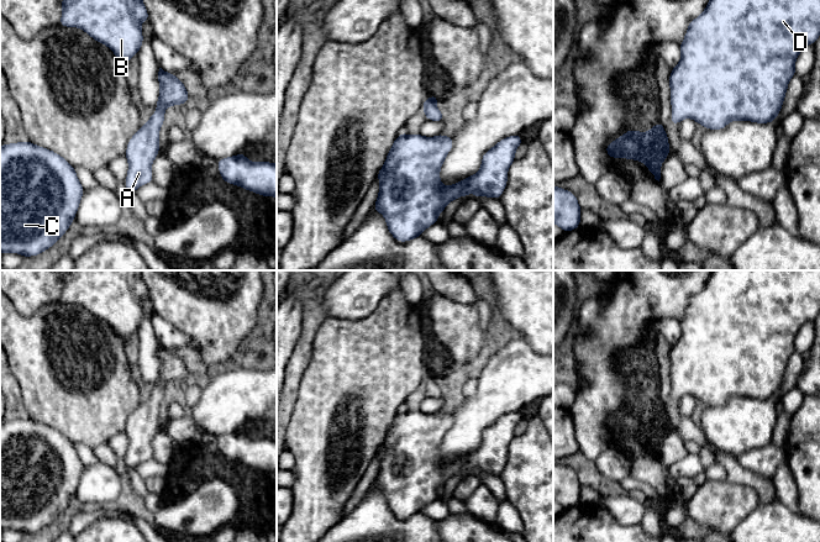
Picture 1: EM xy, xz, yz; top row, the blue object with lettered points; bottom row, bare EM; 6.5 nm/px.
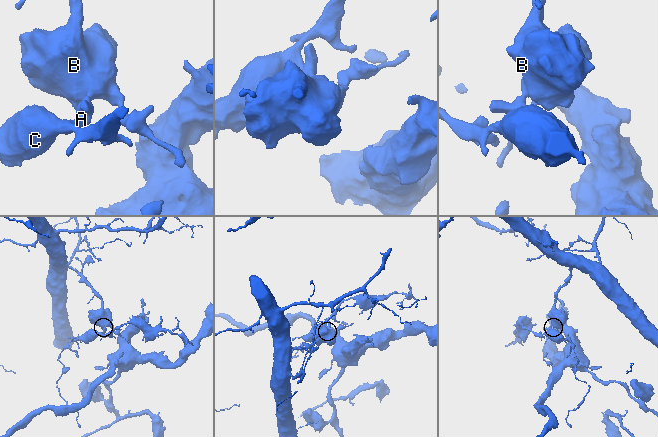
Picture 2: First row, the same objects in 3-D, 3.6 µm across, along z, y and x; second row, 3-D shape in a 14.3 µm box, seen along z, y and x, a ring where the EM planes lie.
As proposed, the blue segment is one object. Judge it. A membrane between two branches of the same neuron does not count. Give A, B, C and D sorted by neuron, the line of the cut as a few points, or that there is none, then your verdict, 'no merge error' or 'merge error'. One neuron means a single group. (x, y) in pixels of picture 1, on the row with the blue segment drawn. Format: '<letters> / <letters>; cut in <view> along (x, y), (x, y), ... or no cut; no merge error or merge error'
A B C D; no cut; no merge error

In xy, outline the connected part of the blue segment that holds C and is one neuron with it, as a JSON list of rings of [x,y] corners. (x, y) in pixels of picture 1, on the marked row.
[[[35,143],[0,147],[0,252],[40,256],[68,231],[84,194],[75,168]]]

